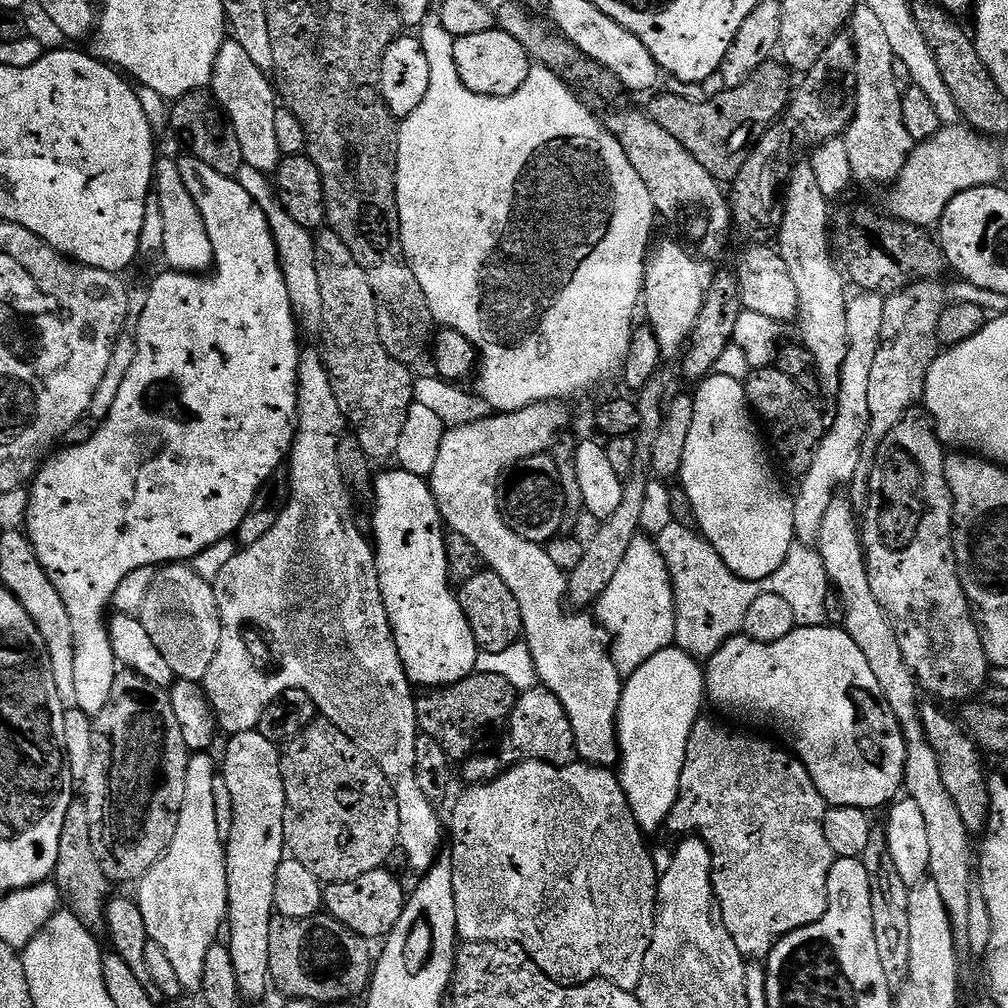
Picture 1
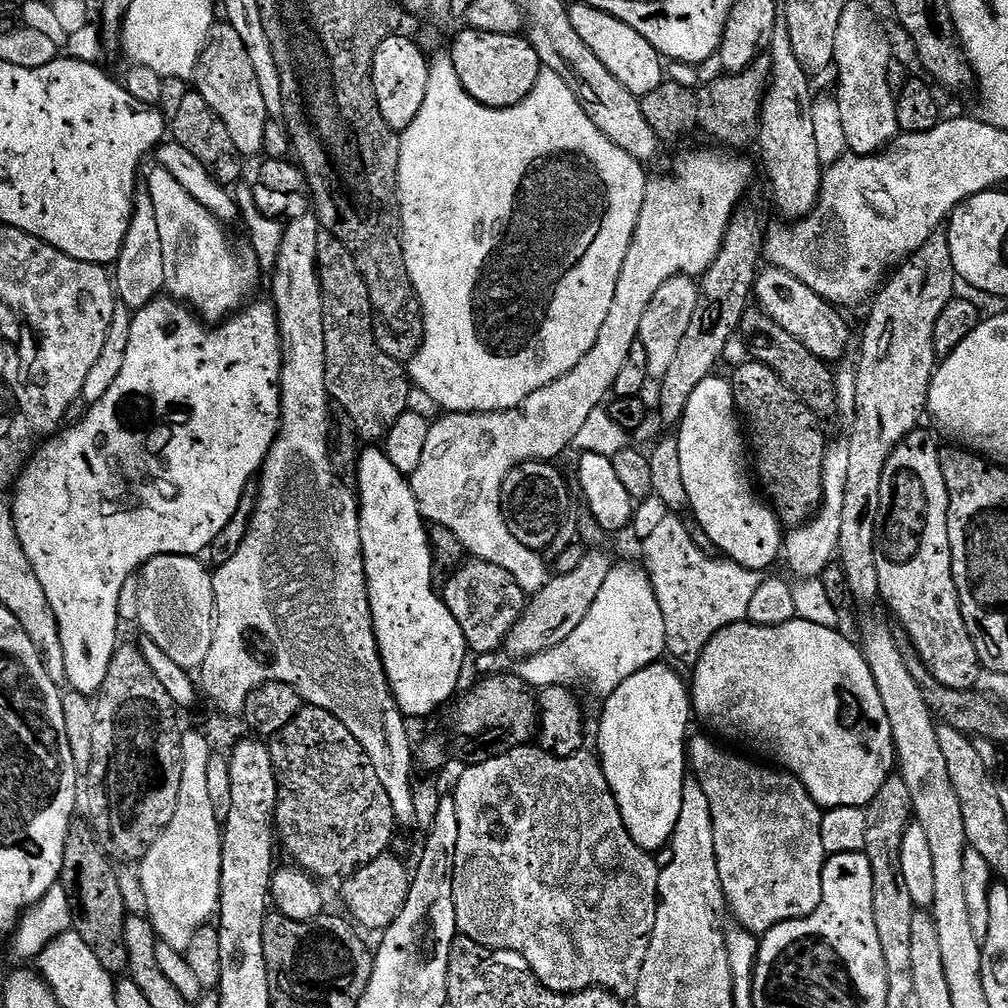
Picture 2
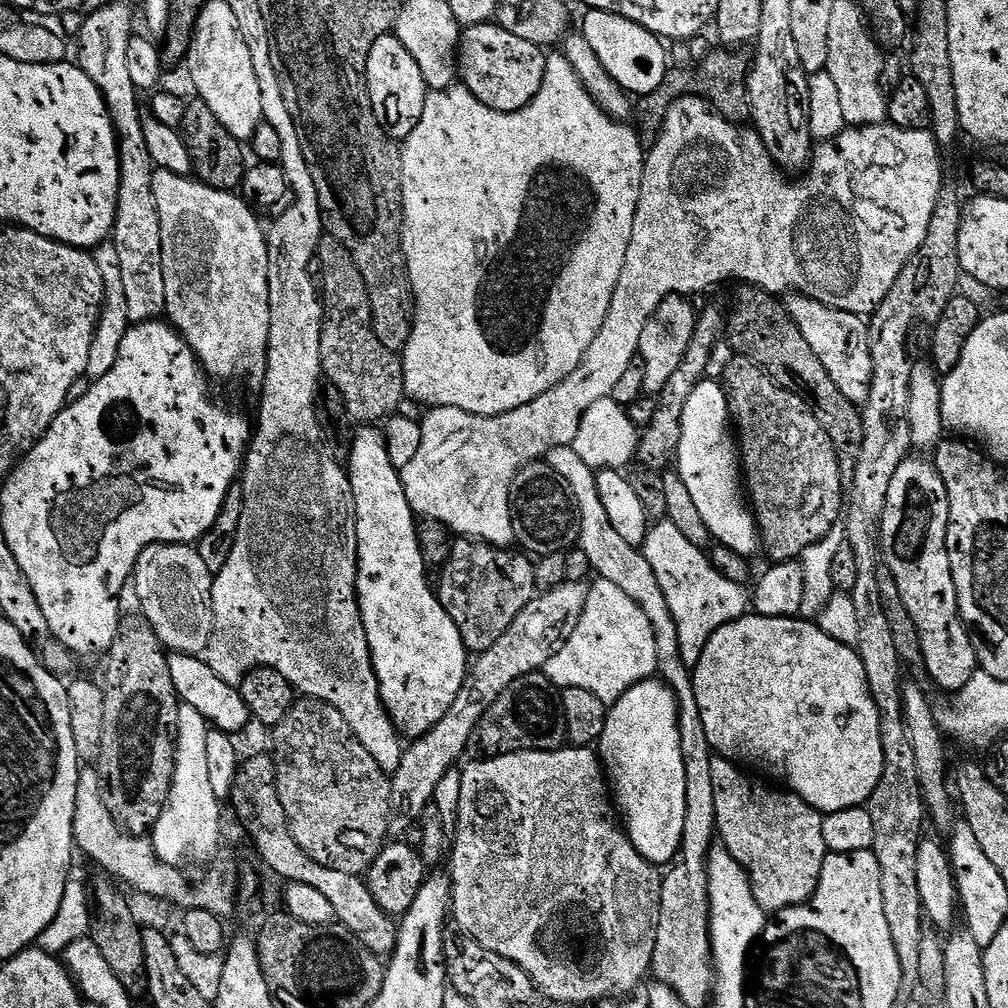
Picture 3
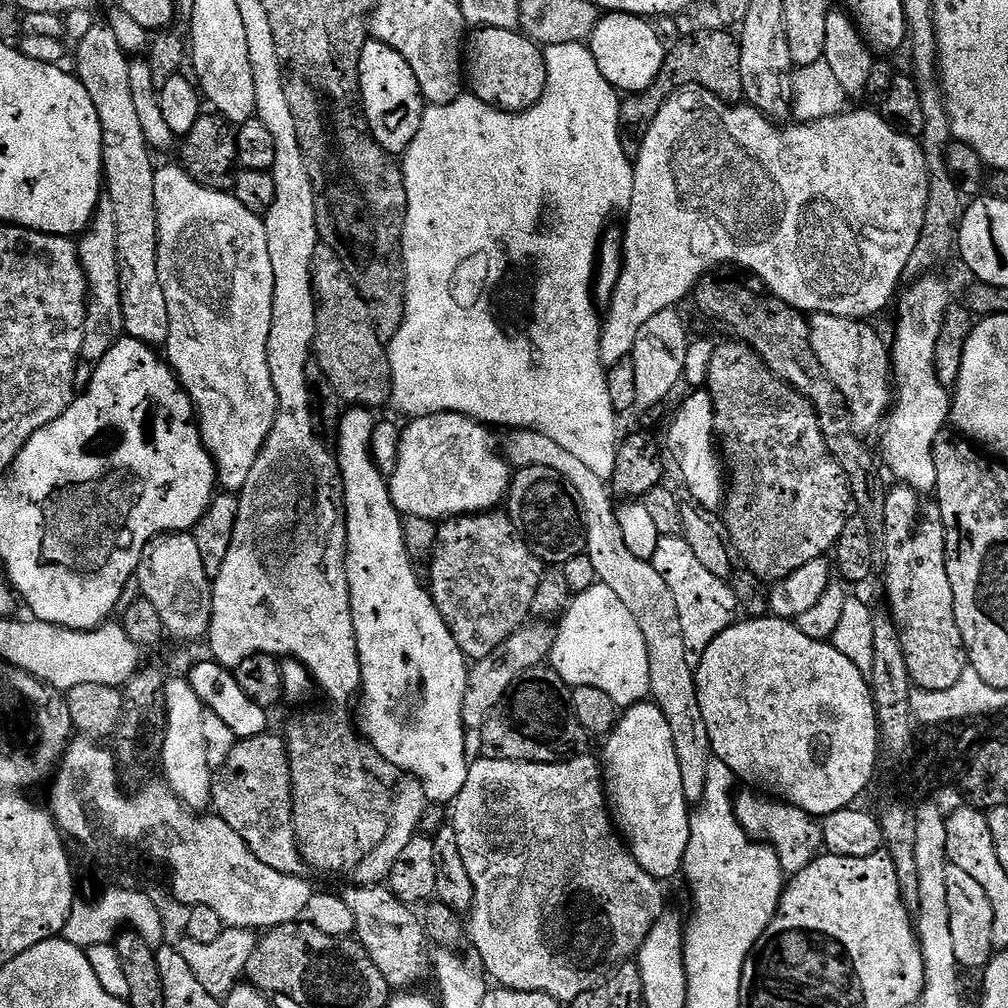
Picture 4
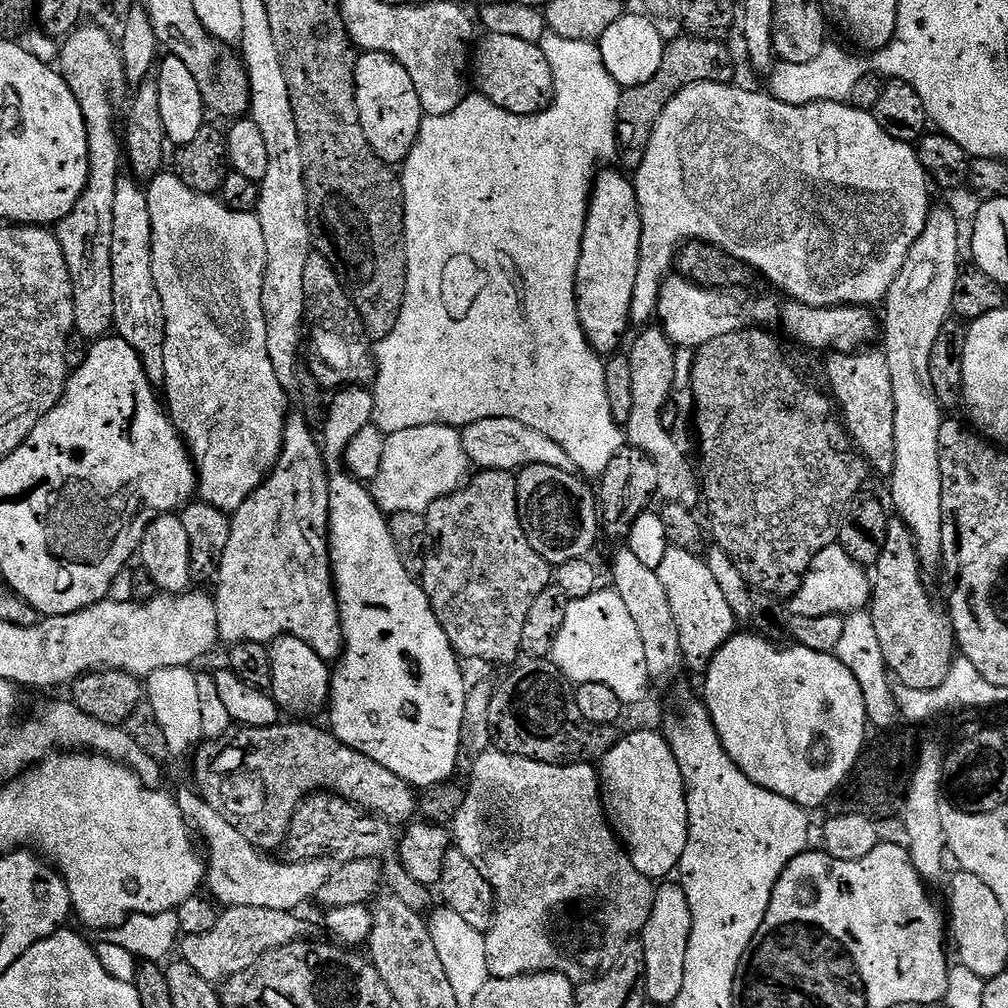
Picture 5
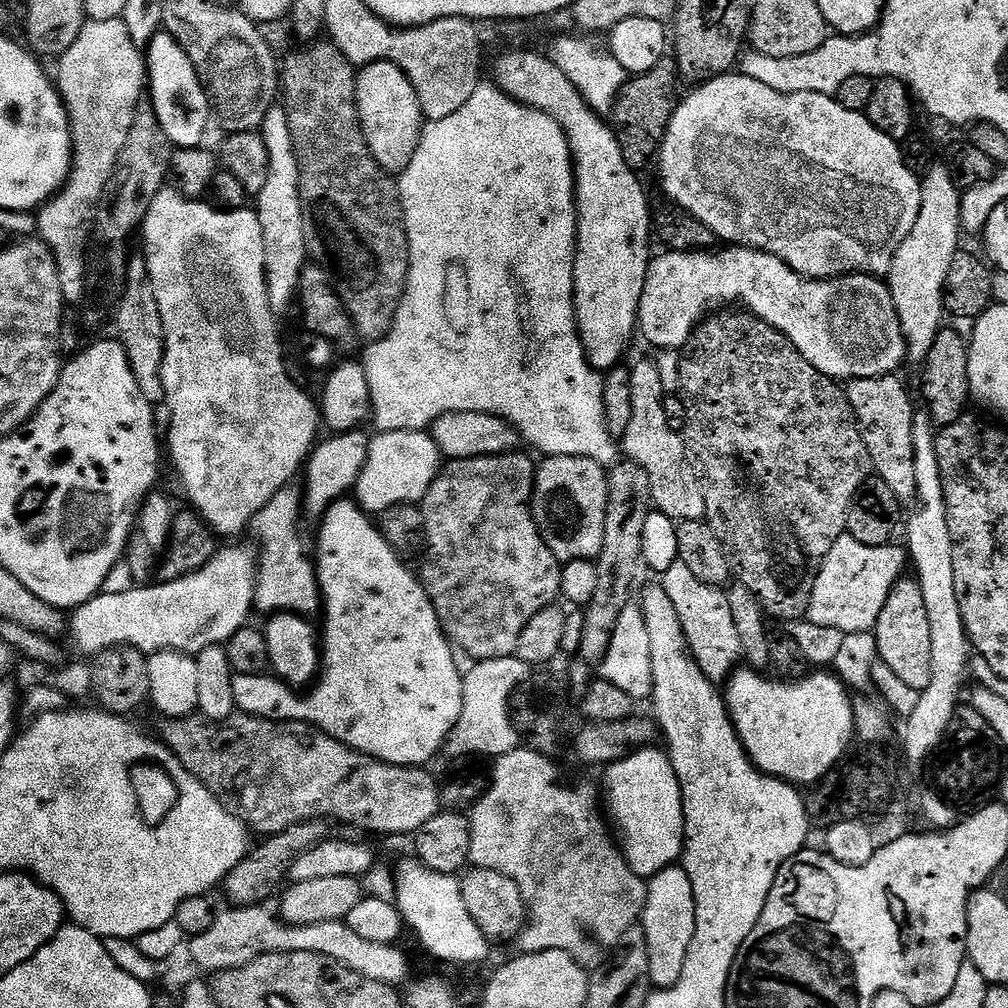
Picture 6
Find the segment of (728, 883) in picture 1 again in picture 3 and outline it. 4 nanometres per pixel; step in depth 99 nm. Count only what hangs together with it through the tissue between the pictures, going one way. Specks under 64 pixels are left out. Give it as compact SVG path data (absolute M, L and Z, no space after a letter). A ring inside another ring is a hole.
M713 759L710 775L714 781L714 814L719 843L748 872L753 896L766 914L775 914L784 908L807 904L816 892L825 858L830 855L826 838L822 838L824 816L808 805L805 797L794 792L775 792L764 784L755 784L747 771L741 770L731 760Z

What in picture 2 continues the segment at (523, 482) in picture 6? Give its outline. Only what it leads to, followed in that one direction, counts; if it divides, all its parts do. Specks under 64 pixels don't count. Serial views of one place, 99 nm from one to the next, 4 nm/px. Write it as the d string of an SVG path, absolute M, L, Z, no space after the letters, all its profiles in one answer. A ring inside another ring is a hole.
M475 558L469 559L454 575L447 577L445 584L448 585L442 588L444 605L448 607L450 614L454 614L454 622L462 626L462 634L468 643L469 653L496 652L499 648L501 651L505 647L510 630L514 630L526 607L526 594L522 586L518 586L516 579L506 570L502 570L502 566L494 566L490 562Z

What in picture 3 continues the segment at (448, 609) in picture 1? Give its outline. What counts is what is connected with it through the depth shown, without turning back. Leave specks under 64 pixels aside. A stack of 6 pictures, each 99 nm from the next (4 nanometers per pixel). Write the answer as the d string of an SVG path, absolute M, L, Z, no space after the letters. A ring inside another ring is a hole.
M360 426L355 429L346 471L354 490L356 507L356 593L360 599L362 626L366 626L366 642L370 646L370 658L380 687L380 697L401 737L424 736L435 724L442 722L446 710L450 710L450 702L458 698L458 690L462 690L464 675L470 667L470 653L464 647L462 634L458 634L458 626L454 626L450 614L446 614L440 605L440 597L433 585L432 588L428 585L429 573L416 533L418 520L410 502L406 502L400 469L394 466L394 462L390 462L390 456L386 454L386 438L379 427Z

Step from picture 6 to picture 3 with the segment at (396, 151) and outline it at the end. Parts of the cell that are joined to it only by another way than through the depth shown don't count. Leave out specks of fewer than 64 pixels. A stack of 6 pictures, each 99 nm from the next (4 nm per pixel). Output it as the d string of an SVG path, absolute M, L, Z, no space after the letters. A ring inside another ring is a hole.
M394 34L378 38L374 46L370 46L370 58L366 62L366 78L368 93L374 110L374 118L378 118L378 126L390 134L397 142L408 139L408 135L418 126L418 118L422 118L422 110L426 106L429 86L422 78L422 70L418 70L418 62L414 62L410 50L402 46L402 42Z

